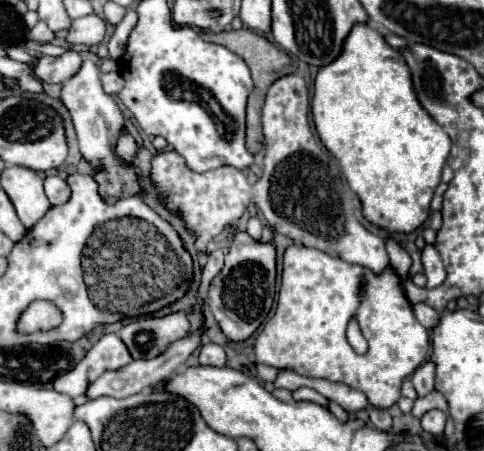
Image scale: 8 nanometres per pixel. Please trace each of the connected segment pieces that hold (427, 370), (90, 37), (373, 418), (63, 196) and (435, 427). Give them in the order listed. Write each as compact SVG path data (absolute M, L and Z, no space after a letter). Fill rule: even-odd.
M426 361L420 369L416 369L412 375L412 383L420 397L432 393L434 391L434 363Z
M96 13L80 17L76 21L72 21L70 33L68 33L68 43L72 45L100 45L106 37L106 21L102 17L98 17Z
M372 409L370 411L370 423L382 431L392 429L392 417L388 413L388 409Z
M48 175L44 179L44 189L46 189L46 195L48 195L52 205L60 205L60 203L66 203L70 199L68 183L58 175Z
M432 409L432 411L426 411L422 415L422 427L424 431L428 431L430 435L440 435L444 431L444 423L446 423L446 413L444 411L438 411L438 409Z

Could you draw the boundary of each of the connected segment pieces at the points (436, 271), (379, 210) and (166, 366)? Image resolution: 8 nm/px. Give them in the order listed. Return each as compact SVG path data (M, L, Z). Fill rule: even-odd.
M426 243L426 247L422 249L422 265L424 265L424 275L428 277L428 283L426 283L428 289L434 289L440 283L444 283L446 271L444 271L442 259L440 259L440 255L438 255L434 245Z
M356 23L344 39L342 53L322 67L314 79L312 121L322 145L340 161L350 189L362 201L364 217L388 231L412 233L430 215L430 201L440 183L442 167L450 153L450 137L420 107L412 87L412 73L400 51L392 49L384 35L368 23Z
M200 329L198 333L190 333L188 337L184 337L184 339L176 341L176 343L172 343L162 355L158 355L158 357L154 357L154 359L138 359L138 361L128 363L128 365L122 367L122 369L106 371L98 381L94 381L94 383L88 387L88 391L86 391L88 399L98 399L98 397L102 397L102 395L128 397L128 395L140 393L140 391L148 389L148 387L156 385L158 381L162 381L162 379L166 379L166 377L176 375L176 373L182 369L184 361L190 357L190 353L200 345L200 333L202 333L202 329Z

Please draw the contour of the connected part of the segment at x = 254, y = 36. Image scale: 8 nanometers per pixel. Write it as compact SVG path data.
M238 29L238 31L222 31L222 33L202 33L202 37L210 43L218 43L218 45L224 45L228 47L230 51L234 51L236 55L240 55L246 65L250 67L252 71L252 79L254 79L254 91L250 93L248 97L248 127L246 127L246 139L248 139L248 151L250 153L260 153L262 147L264 147L264 135L262 135L262 105L264 105L264 97L266 97L266 91L268 87L282 75L288 75L288 73L294 73L294 61L284 53L280 51L276 45L272 45L266 37L258 35L256 31L252 29Z

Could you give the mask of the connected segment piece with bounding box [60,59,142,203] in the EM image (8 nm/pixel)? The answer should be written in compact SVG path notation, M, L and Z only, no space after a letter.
M84 59L80 71L68 81L64 81L60 99L72 115L78 141L80 141L82 159L90 163L92 169L96 169L94 181L98 183L98 191L102 199L110 197L106 199L106 203L116 203L126 197L134 197L134 195L140 197L142 187L138 183L138 167L134 163L126 163L124 159L116 155L116 139L120 137L124 129L124 115L120 107L116 105L116 101L108 93L104 93L102 83L100 83L100 69L94 65L94 61Z

